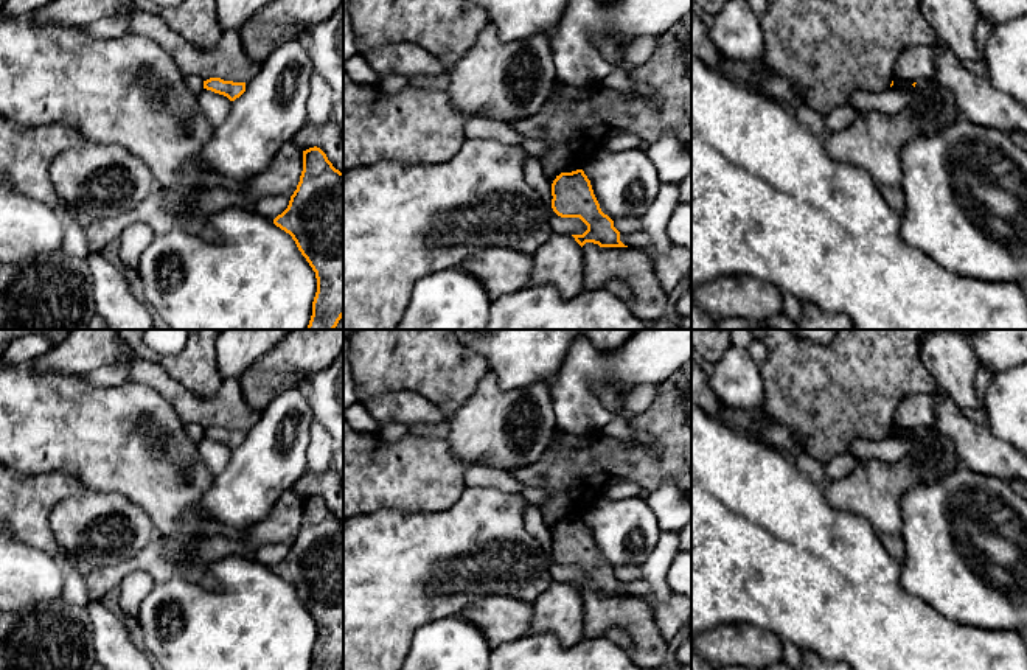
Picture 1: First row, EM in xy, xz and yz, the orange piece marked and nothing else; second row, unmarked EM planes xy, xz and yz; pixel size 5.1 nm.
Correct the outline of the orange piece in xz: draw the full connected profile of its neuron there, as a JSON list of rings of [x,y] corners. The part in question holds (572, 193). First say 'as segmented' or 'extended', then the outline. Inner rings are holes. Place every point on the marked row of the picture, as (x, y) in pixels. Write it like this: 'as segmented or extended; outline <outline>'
as segmented; outline [[[583,169],[561,173],[552,183],[552,208],[561,218],[580,218],[587,230],[572,235],[583,247],[586,243],[600,247],[628,247],[620,241],[614,221],[604,215]]]

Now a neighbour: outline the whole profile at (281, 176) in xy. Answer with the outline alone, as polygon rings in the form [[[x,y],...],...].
[[[292,141],[284,143],[269,166],[250,179],[245,193],[224,187],[202,188],[193,196],[193,208],[202,215],[216,213],[232,207],[252,208],[266,196],[281,194],[291,197],[297,190],[303,171],[303,151]]]

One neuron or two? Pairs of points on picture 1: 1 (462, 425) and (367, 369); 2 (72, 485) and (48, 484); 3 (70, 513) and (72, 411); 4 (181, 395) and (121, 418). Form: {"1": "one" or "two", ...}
{"1": "two", "2": "one", "3": "two", "4": "two"}

